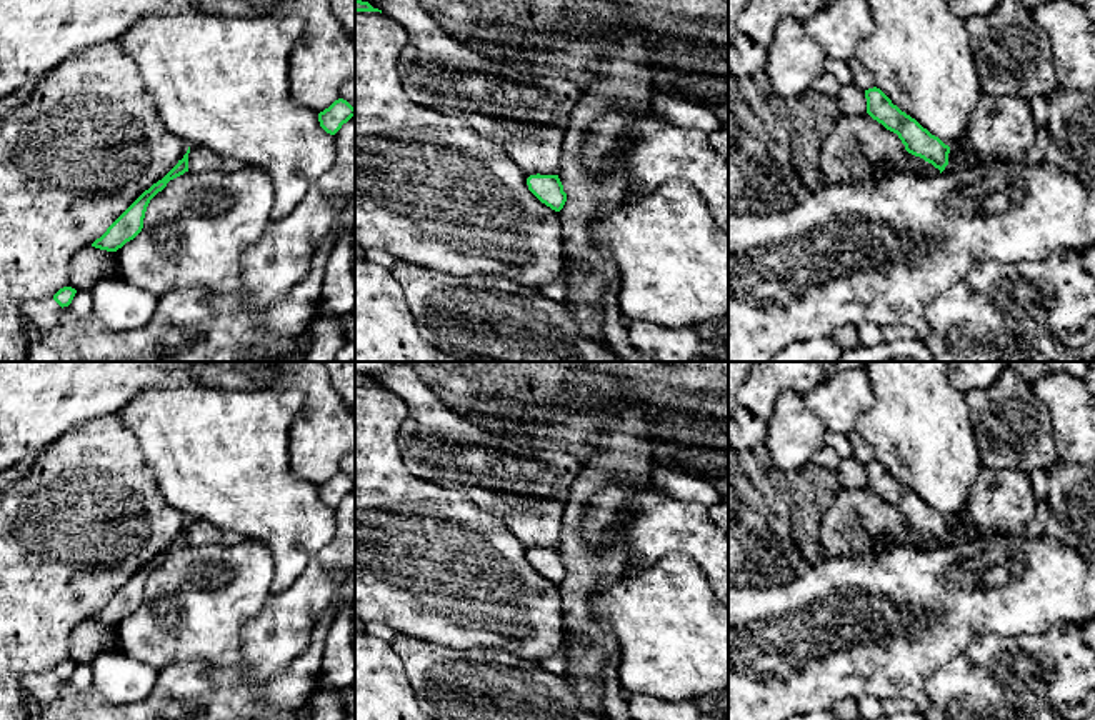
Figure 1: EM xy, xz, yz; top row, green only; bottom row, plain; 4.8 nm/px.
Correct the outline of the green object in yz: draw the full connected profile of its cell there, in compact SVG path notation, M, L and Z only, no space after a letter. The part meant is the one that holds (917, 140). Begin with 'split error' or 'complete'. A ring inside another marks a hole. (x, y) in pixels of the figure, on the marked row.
complete; M880 88L865 90L865 98L867 113L887 130L897 133L908 153L932 163L940 173L945 170L950 153L948 145L893 105Z

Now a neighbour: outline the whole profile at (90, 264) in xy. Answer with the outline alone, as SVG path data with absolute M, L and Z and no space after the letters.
M85 247L73 255L68 263L68 287L77 292L90 292L97 280L113 273L110 262L115 260L115 252Z

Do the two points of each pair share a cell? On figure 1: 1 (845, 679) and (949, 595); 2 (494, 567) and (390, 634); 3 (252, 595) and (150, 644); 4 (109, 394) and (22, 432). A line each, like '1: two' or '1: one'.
1: one
2: two
3: one
4: one

